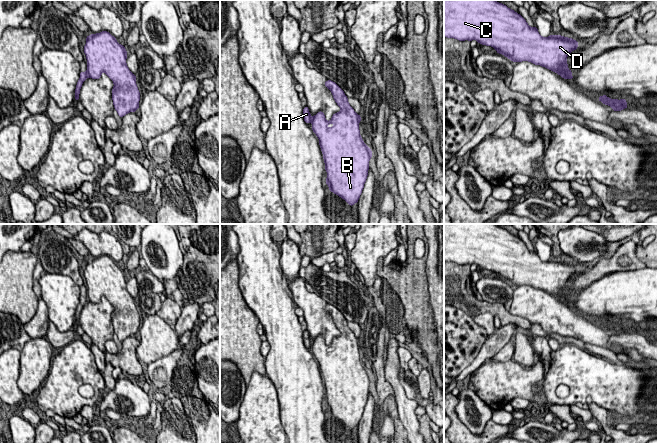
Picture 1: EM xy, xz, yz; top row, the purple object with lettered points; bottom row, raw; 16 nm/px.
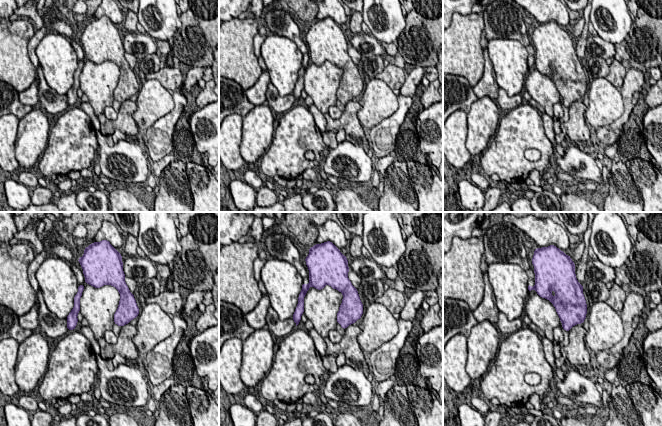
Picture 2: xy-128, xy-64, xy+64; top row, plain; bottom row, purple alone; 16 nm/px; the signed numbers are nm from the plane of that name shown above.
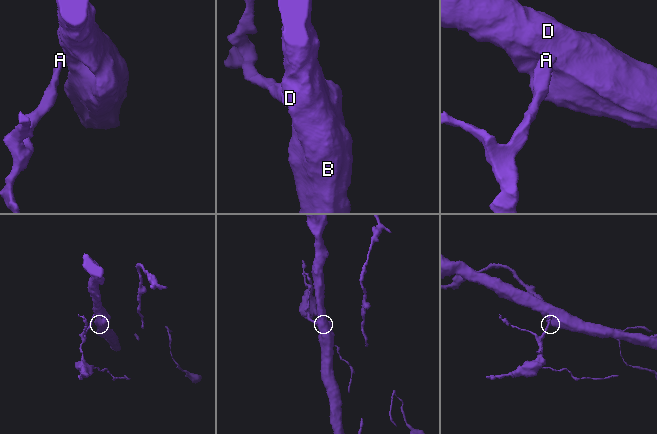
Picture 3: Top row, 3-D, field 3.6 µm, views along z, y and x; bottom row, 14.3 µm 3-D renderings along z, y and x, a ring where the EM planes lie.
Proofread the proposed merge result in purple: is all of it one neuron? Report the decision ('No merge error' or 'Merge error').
Merge error

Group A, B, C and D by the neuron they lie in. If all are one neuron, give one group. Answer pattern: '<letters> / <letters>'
A / B C D

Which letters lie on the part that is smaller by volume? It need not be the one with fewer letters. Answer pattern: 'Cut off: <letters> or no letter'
Cut off: A

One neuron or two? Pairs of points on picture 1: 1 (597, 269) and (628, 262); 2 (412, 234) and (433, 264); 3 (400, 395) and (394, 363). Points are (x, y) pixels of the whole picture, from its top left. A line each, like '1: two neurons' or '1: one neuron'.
1: one neuron
2: two neurons
3: one neuron

